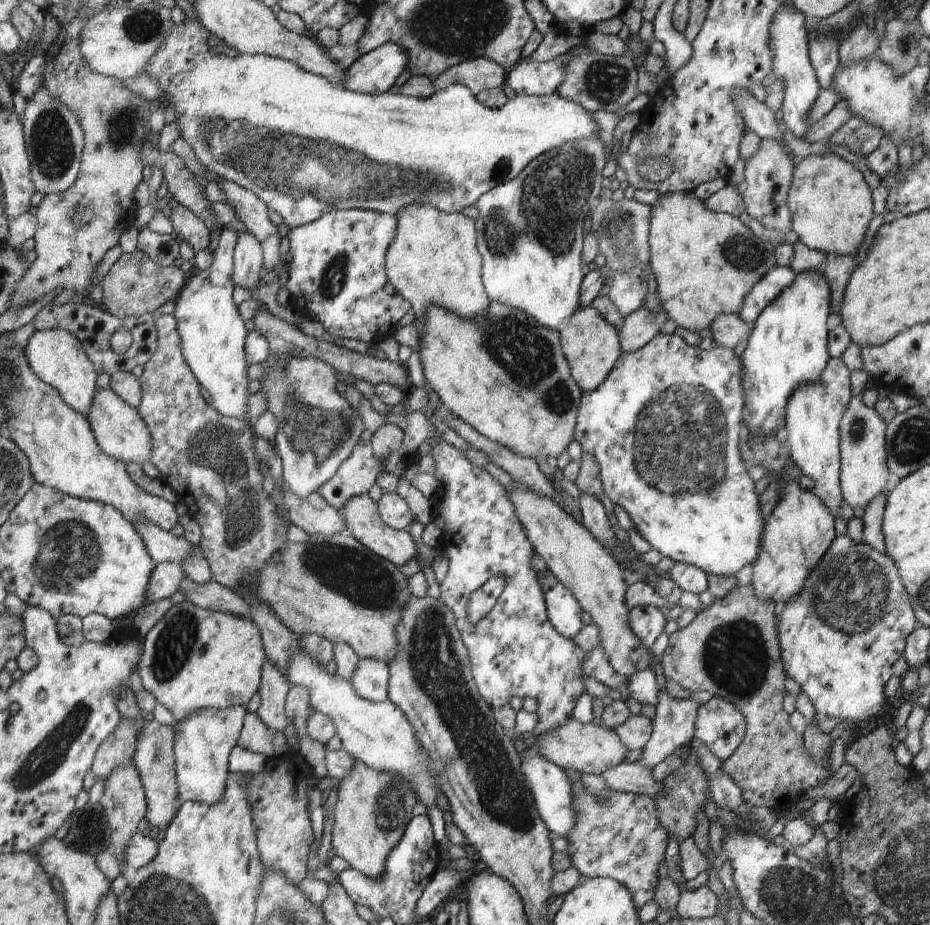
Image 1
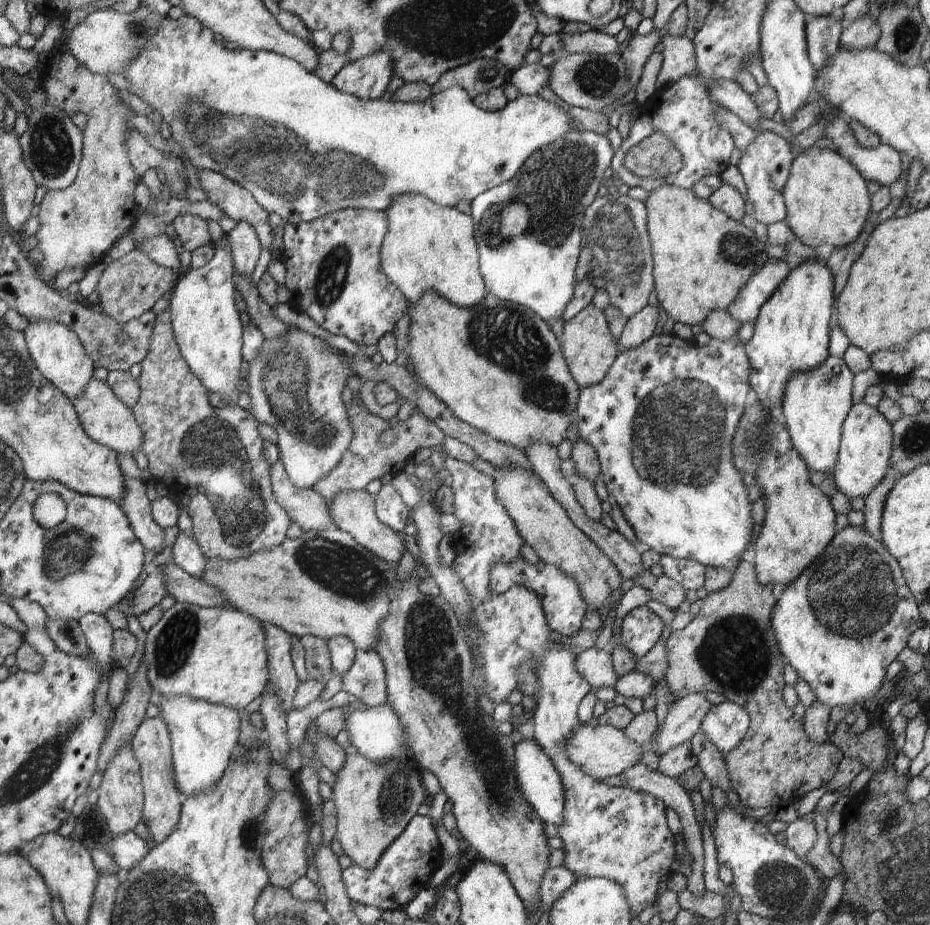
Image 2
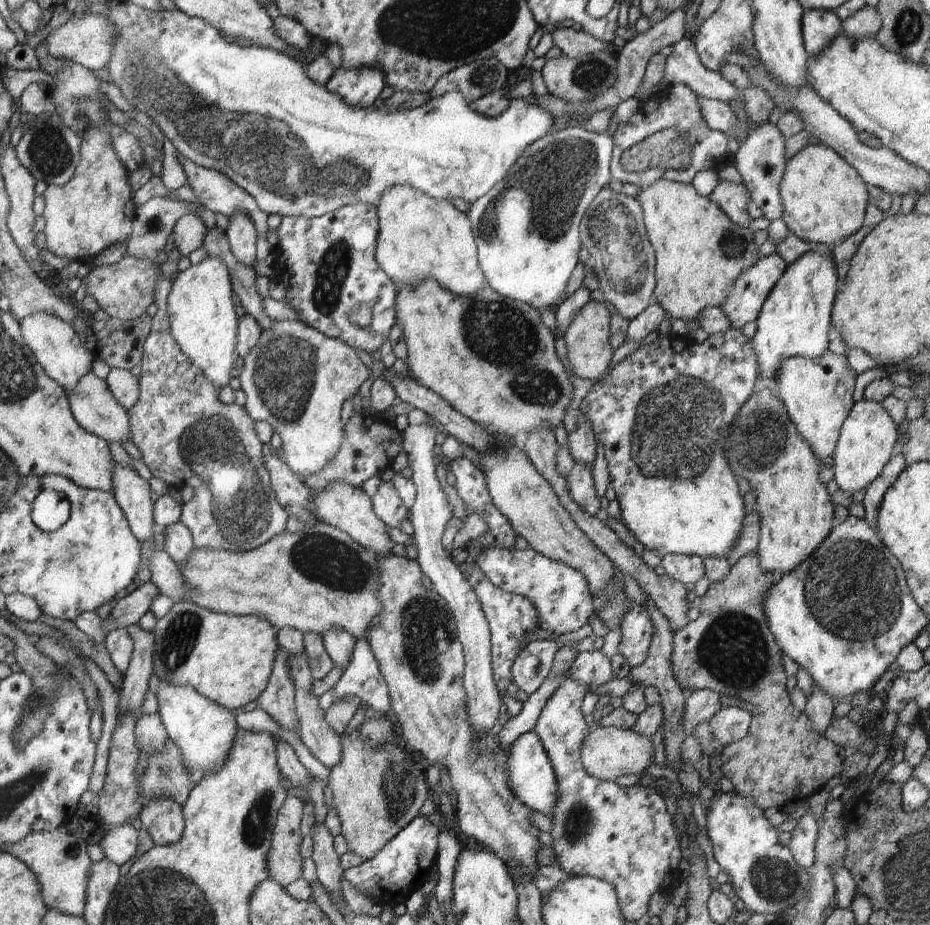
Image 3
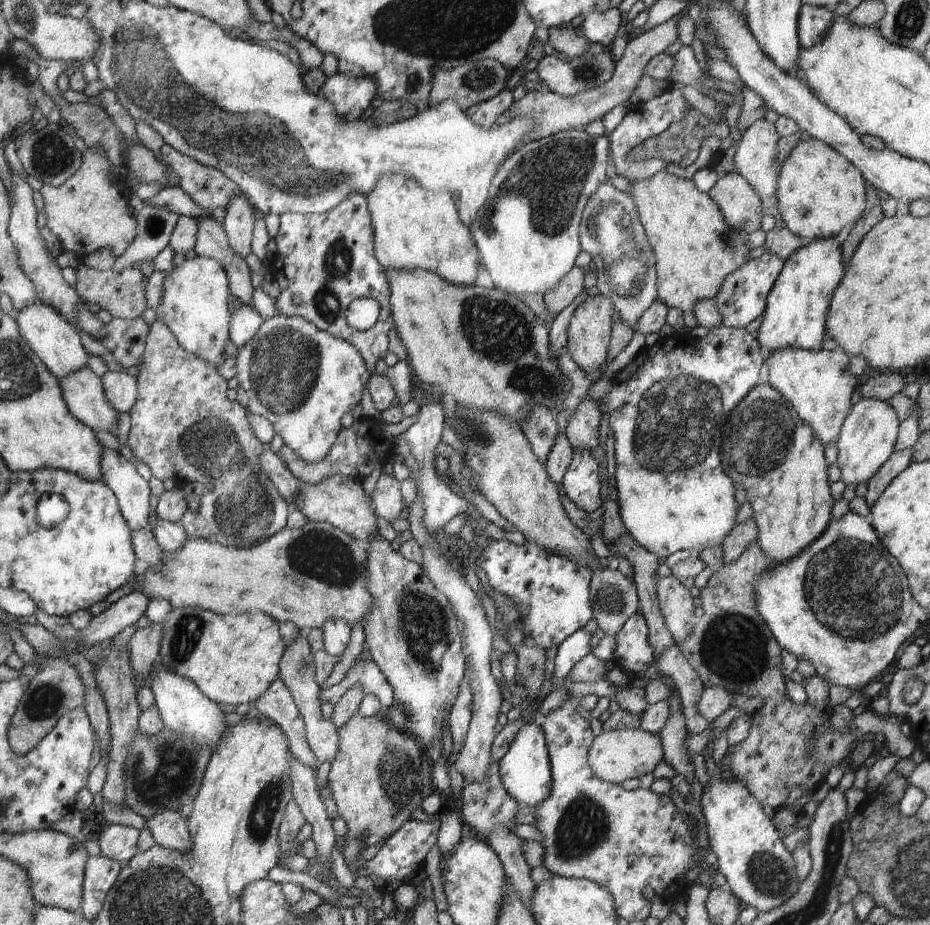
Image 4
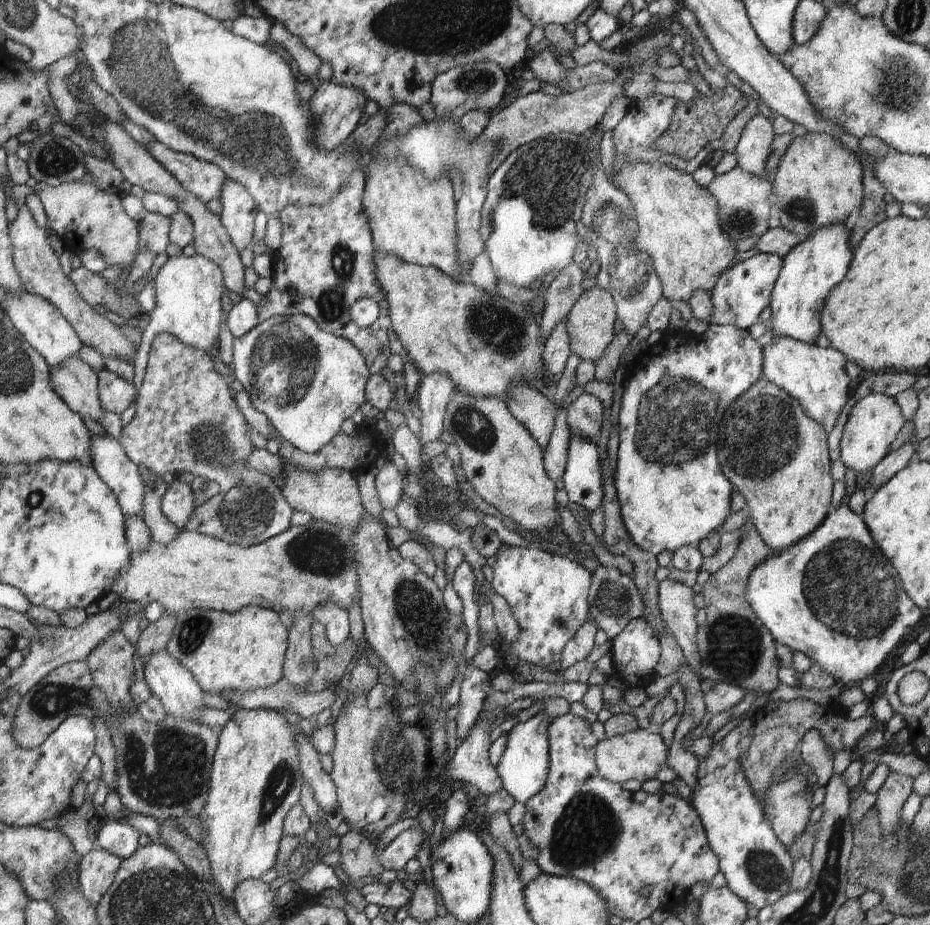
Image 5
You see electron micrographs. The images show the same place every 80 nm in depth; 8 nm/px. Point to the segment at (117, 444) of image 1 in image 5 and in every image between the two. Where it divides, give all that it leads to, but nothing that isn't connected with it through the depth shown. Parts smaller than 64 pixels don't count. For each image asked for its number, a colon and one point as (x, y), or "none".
2: (107, 420)
3: (92, 405)
4: (82, 390)
5: (75, 382)

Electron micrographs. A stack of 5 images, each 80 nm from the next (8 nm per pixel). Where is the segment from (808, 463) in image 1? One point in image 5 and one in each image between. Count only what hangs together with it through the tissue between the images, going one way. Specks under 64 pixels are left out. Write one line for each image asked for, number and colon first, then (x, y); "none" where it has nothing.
2: (815, 402)
3: (817, 393)
4: (818, 384)
5: (816, 376)

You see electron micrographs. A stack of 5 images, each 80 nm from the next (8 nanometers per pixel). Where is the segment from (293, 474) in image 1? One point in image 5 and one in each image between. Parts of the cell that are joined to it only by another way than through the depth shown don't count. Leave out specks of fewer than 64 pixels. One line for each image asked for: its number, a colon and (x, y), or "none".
2: (295, 382)
3: (296, 379)
4: (303, 380)
5: (306, 381)

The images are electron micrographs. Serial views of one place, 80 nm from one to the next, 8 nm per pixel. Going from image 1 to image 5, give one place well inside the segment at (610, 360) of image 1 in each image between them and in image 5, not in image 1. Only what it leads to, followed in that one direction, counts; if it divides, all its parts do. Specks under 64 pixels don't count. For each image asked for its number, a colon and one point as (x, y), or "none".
2: (589, 348)
3: (589, 351)
4: (589, 332)
5: (590, 324)

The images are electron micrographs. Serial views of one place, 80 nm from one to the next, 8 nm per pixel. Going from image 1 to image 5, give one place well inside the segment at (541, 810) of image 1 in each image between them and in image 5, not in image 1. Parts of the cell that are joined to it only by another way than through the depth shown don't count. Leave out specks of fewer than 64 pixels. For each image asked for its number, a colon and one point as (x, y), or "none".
2: (540, 784)
3: (530, 775)
4: (525, 770)
5: (523, 767)

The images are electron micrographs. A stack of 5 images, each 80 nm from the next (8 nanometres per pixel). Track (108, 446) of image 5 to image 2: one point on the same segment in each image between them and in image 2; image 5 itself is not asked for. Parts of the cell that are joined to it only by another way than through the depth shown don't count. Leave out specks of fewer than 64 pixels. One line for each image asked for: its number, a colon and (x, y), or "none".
2: (136, 505)
3: (132, 491)
4: (132, 490)

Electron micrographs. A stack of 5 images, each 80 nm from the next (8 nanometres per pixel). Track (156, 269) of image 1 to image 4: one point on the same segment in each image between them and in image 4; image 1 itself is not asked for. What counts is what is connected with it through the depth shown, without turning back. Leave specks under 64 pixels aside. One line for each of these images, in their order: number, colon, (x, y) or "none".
2: (129, 286)
3: (124, 290)
4: (122, 294)

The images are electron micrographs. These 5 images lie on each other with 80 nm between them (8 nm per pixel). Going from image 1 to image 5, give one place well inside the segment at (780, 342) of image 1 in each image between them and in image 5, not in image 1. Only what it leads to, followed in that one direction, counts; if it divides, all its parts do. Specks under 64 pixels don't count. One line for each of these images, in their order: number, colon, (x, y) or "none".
2: (791, 333)
3: (794, 321)
4: (796, 307)
5: (815, 265)

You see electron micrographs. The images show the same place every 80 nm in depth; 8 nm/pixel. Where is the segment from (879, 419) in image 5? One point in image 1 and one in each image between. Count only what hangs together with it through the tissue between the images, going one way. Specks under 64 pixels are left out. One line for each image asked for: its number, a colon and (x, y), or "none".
1: (863, 474)
2: (864, 453)
3: (868, 436)
4: (867, 436)

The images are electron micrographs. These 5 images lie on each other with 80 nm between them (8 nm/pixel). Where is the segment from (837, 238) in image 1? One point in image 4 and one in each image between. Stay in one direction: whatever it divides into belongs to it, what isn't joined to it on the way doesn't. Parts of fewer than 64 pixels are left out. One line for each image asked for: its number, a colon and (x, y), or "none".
2: (827, 201)
3: (824, 198)
4: (820, 192)

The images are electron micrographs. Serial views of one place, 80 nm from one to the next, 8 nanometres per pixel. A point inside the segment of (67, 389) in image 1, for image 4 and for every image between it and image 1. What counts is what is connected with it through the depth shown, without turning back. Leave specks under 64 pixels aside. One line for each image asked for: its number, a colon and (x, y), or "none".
2: (57, 352)
3: (57, 346)
4: (57, 343)

